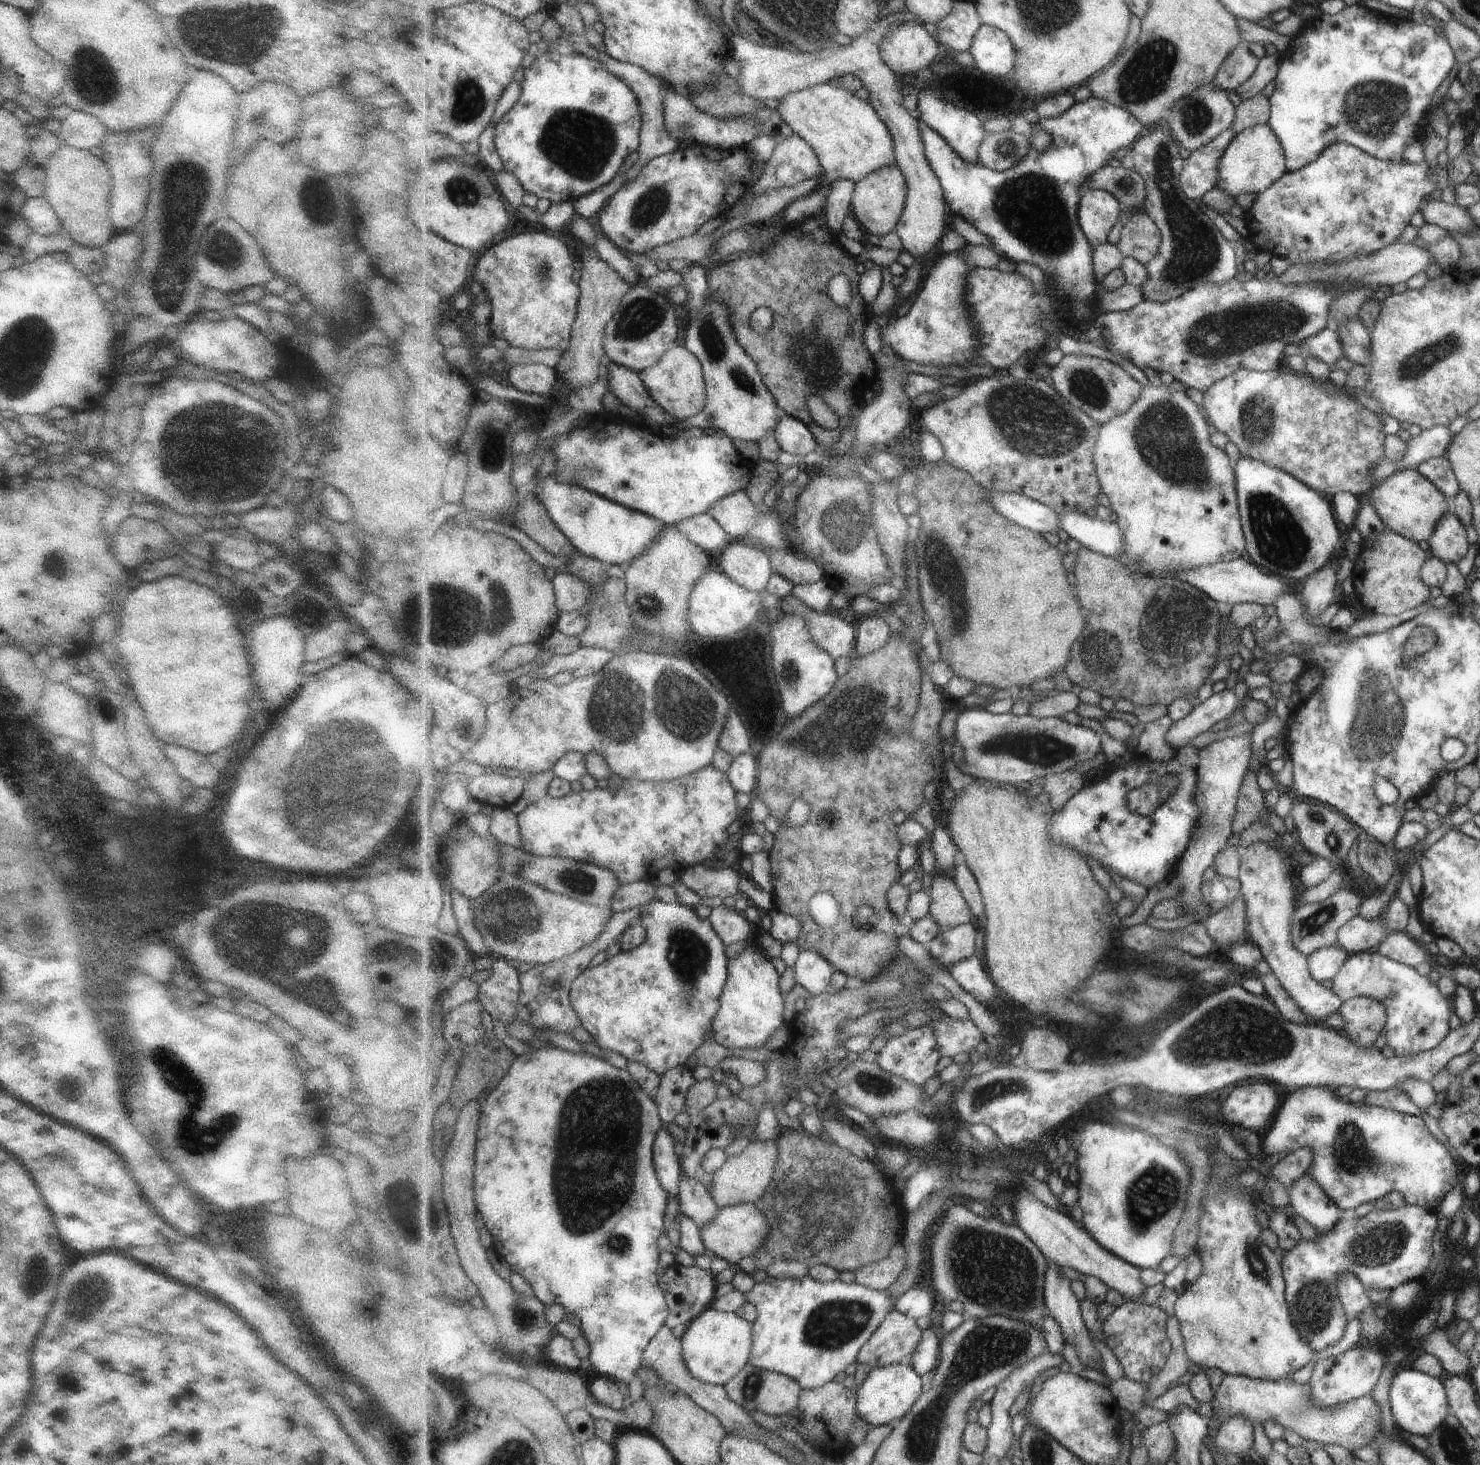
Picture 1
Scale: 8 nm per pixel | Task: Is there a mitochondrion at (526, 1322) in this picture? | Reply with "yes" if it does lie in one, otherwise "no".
yes

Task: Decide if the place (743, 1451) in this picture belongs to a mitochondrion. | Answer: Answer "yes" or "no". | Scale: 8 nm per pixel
no

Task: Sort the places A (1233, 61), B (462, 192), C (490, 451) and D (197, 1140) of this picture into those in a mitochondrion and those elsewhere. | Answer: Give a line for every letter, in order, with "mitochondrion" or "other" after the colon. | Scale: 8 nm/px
A: other
B: mitochondrion
C: mitochondrion
D: mitochondrion

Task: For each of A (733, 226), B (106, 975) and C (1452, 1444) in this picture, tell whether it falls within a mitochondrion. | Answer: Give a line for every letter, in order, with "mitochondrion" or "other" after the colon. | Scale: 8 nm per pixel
A: other
B: mitochondrion
C: mitochondrion

